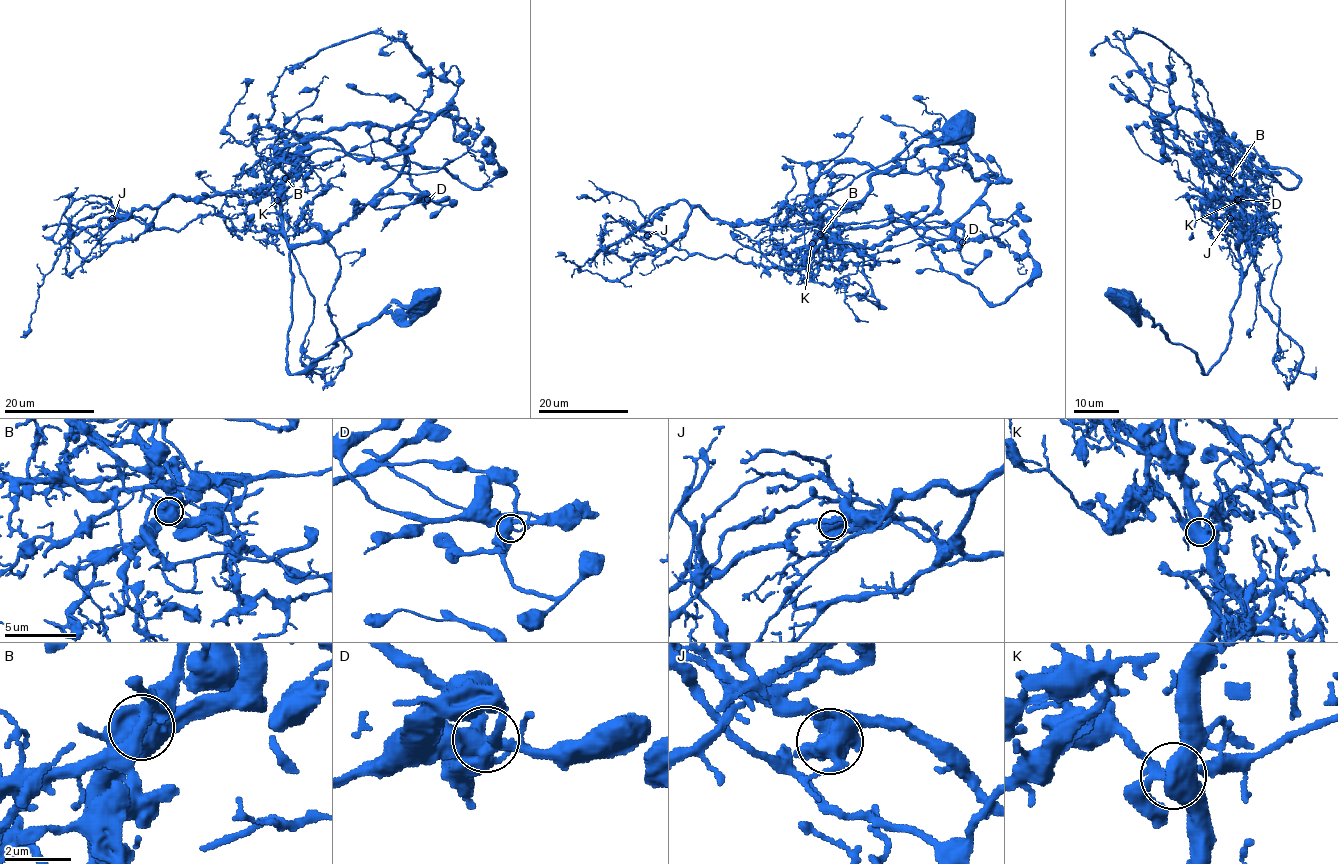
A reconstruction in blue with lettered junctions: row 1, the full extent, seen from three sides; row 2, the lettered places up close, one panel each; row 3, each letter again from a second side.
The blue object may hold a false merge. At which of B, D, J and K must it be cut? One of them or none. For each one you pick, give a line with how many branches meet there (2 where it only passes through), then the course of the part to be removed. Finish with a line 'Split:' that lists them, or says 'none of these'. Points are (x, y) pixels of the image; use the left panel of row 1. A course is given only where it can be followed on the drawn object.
Split: none of these

